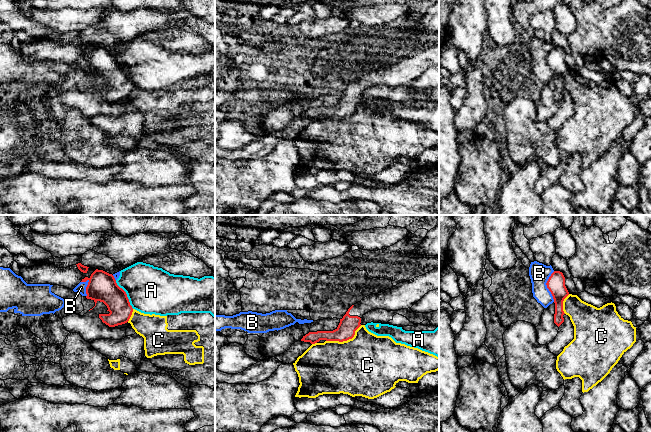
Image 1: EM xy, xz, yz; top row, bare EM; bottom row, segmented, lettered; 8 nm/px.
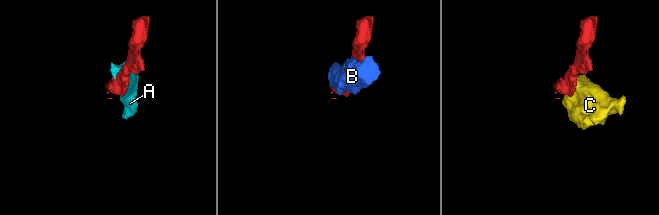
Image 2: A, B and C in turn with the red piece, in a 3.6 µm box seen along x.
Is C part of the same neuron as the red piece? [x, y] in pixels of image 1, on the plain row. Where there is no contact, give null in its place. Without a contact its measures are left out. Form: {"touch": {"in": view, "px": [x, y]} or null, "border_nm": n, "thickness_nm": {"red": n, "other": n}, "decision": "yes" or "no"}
{"touch": {"in": "xz", "px": [345, 116]}, "border_nm": 320, "thickness_nm": {"red": 150, "other": 480}, "decision": "no"}

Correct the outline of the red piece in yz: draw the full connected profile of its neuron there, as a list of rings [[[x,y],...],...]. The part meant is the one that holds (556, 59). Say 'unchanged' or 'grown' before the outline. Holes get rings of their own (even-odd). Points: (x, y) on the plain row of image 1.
unchanged; [[[554,47],[549,53],[547,64],[551,68],[555,79],[554,99],[559,103],[563,98],[563,77],[569,71],[565,62],[565,53],[562,48]]]

